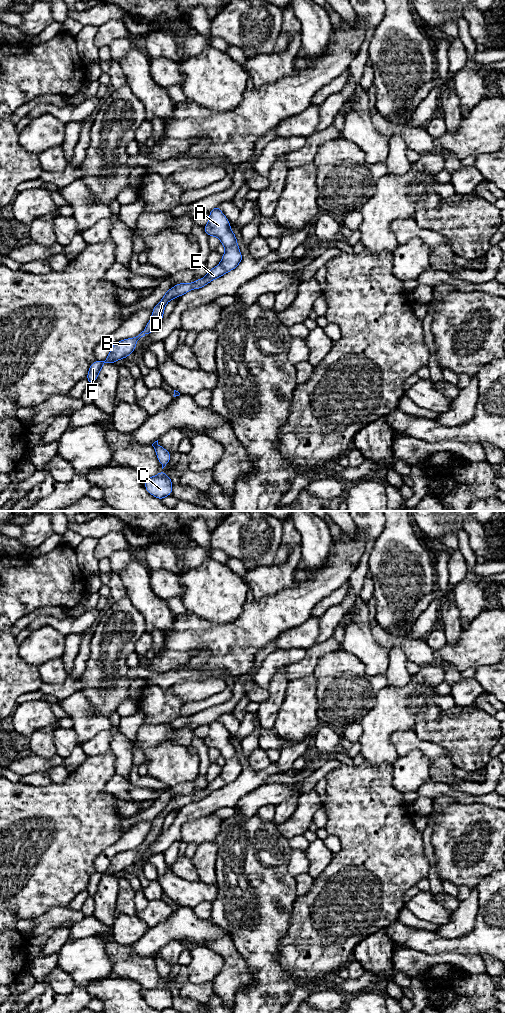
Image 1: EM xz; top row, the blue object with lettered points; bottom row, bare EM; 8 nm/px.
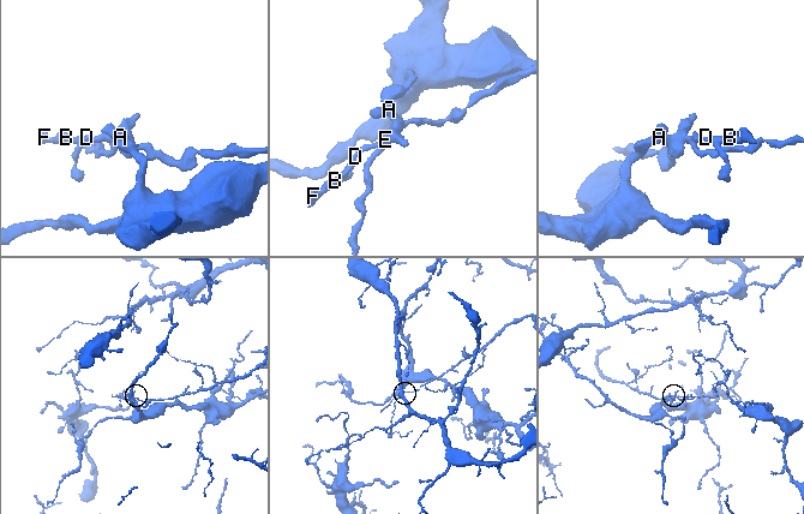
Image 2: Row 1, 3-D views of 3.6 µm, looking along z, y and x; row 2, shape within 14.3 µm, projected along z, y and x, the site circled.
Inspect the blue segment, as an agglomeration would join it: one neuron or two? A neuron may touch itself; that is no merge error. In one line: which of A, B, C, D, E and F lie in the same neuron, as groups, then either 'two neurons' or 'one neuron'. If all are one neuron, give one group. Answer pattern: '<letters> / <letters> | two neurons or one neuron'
A / B C D E F | two neurons

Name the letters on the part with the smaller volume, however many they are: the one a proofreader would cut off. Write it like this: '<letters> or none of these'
B, C, D, E, F

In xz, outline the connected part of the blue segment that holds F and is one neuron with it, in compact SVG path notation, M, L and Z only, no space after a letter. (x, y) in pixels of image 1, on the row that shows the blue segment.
M221 265L214 267L213 269L208 271L206 277L202 279L196 280L194 283L180 283L176 284L175 287L172 287L168 290L162 300L153 308L153 314L148 322L146 328L136 337L125 339L122 341L118 341L113 345L111 351L105 361L94 361L89 368L87 380L89 384L93 385L98 377L98 374L104 363L114 364L114 362L118 359L125 359L126 356L132 354L134 352L137 341L149 334L152 333L153 330L161 324L165 305L175 297L179 297L184 295L188 291L192 289L200 289L211 282L213 279L221 277L225 274L225 270Z

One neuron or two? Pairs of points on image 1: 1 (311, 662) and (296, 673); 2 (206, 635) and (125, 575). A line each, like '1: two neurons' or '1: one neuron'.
1: one neuron
2: two neurons

